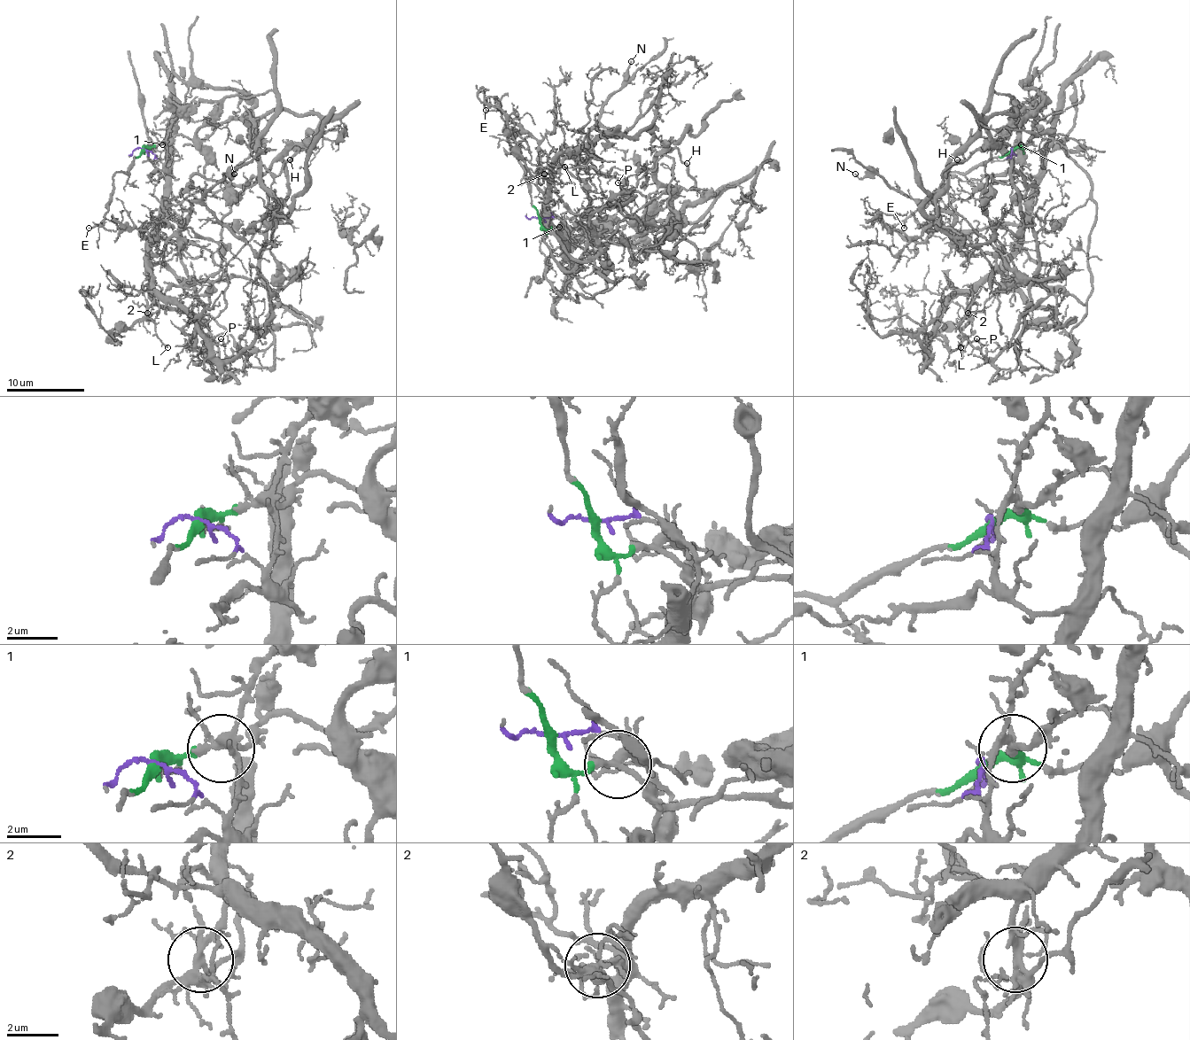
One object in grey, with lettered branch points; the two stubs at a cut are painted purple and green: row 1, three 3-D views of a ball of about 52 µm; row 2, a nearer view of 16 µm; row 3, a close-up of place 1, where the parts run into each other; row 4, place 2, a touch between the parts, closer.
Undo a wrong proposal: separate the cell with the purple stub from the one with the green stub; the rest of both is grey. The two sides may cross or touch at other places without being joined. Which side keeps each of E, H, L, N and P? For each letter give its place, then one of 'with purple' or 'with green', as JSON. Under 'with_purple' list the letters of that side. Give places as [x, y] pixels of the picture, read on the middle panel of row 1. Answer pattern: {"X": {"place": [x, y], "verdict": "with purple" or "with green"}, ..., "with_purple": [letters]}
{"E": {"place": [486, 110], "verdict": "with green"}, "H": {"place": [687, 163], "verdict": "with green"}, "L": {"place": [564, 166], "verdict": "with purple"}, "N": {"place": [631, 61], "verdict": "with purple"}, "P": {"place": [618, 182], "verdict": "with purple"}, "with_purple": ["L", "N", "P"]}

